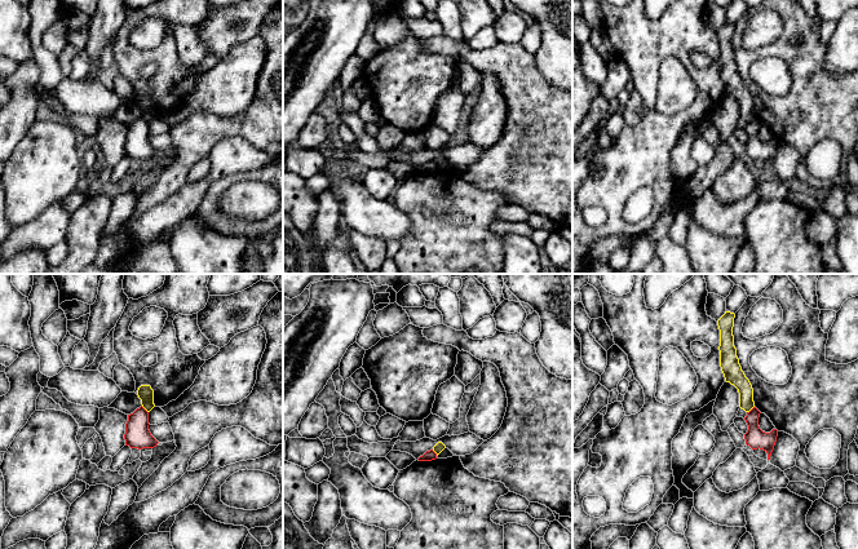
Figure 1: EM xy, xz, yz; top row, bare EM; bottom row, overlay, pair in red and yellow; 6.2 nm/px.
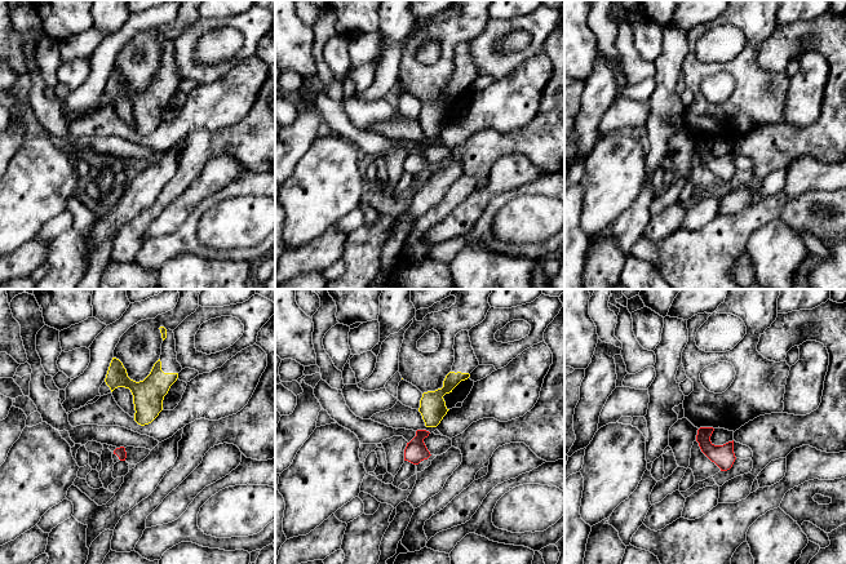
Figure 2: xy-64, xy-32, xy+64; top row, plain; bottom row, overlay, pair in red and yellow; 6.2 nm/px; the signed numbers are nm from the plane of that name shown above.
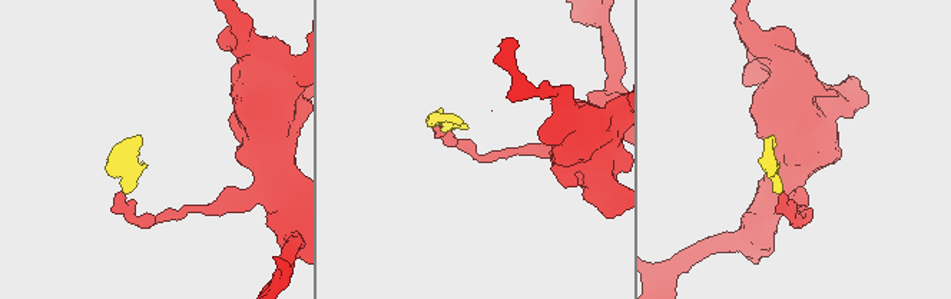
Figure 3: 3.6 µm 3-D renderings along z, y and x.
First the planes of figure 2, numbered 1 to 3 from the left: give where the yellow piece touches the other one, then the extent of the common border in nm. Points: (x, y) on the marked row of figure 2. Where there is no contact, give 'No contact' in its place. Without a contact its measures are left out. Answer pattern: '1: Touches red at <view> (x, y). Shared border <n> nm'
1: No contact
2: No contact
3: No contact

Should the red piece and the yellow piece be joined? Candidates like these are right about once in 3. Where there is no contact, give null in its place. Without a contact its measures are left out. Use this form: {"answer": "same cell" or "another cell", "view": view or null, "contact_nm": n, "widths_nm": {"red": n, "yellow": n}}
{"answer": "another cell", "view": "yz", "contact_nm": 60, "widths_nm": {"red": 120, "yellow": 120}}

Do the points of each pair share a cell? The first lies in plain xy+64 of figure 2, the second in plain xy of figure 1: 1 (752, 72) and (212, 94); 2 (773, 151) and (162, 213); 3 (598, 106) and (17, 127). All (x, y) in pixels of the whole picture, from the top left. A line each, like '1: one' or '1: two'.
1: two
2: two
3: one

